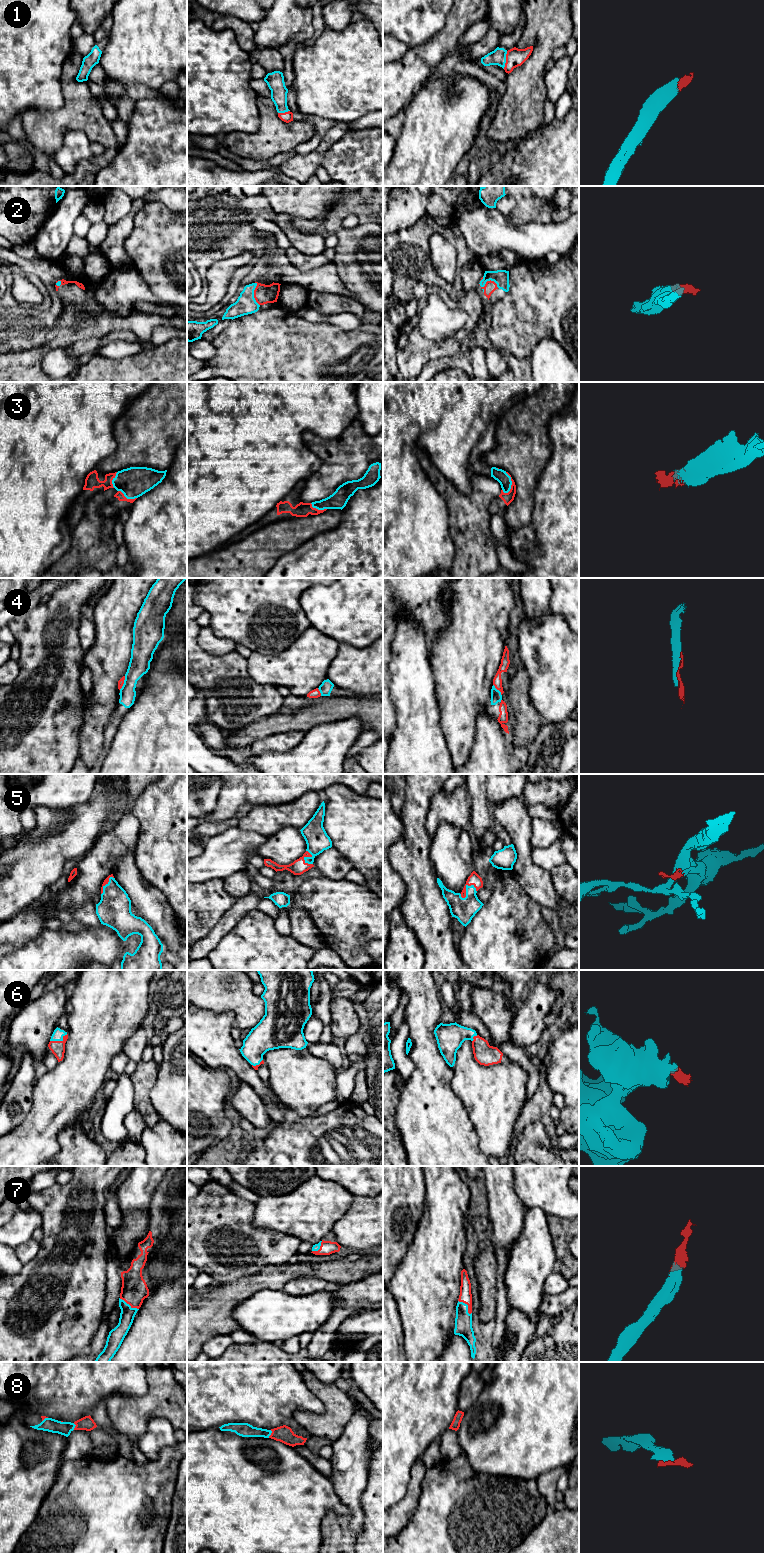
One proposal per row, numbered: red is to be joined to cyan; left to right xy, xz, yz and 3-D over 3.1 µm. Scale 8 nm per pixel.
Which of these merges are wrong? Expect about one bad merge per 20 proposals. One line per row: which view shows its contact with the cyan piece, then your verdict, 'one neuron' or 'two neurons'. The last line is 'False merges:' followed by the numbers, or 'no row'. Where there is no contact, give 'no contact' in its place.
1: yz | one neuron
2: yz | one neuron
3: yz | one neuron
4: yz | one neuron
5: yz | one neuron
6: xy | one neuron
7: yz | one neuron
8: xz | one neuron
False merges: no row

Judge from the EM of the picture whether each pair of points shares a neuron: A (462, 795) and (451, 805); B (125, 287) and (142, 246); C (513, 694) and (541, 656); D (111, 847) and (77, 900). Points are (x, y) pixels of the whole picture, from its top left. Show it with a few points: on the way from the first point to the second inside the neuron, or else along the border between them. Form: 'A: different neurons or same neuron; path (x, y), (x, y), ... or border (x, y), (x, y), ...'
A: same neuron; path (459, 798), (454, 803)
B: different neurons; border (134, 267), (148, 287)
C: different neurons; border (523, 668), (528, 675), (528, 695), (530, 697)
D: same neuron; path (100, 860), (92, 870), (88, 882), (83, 887)

